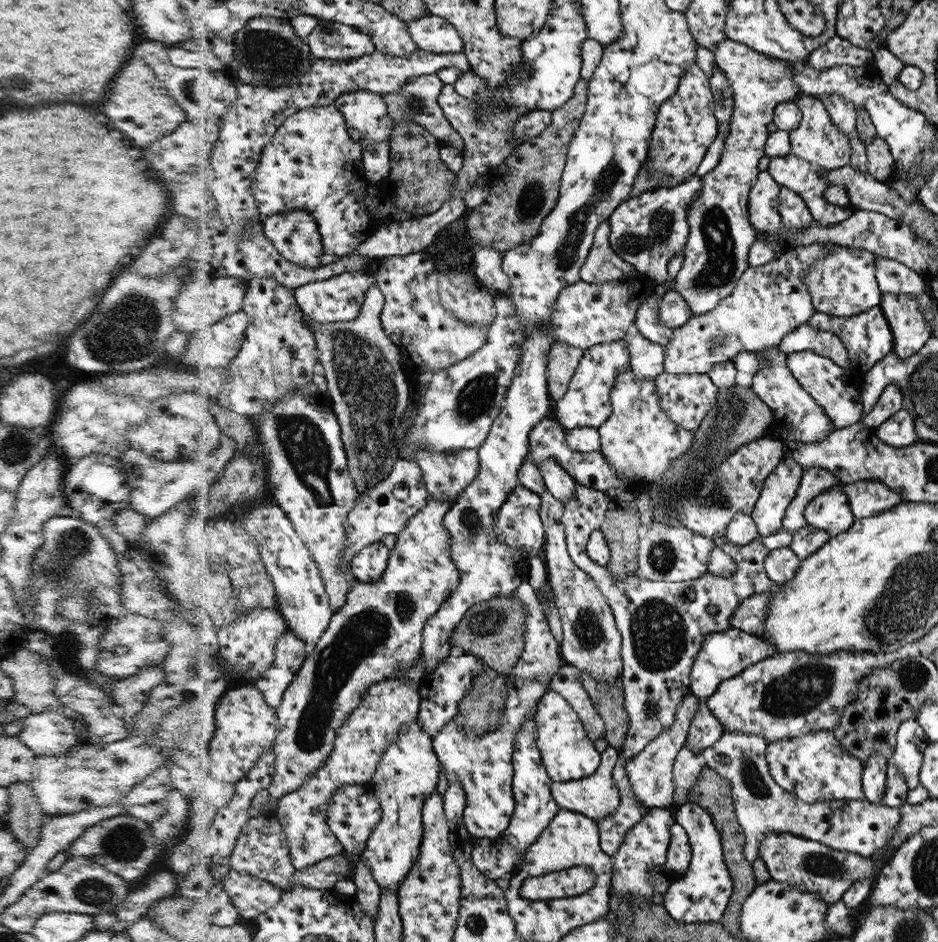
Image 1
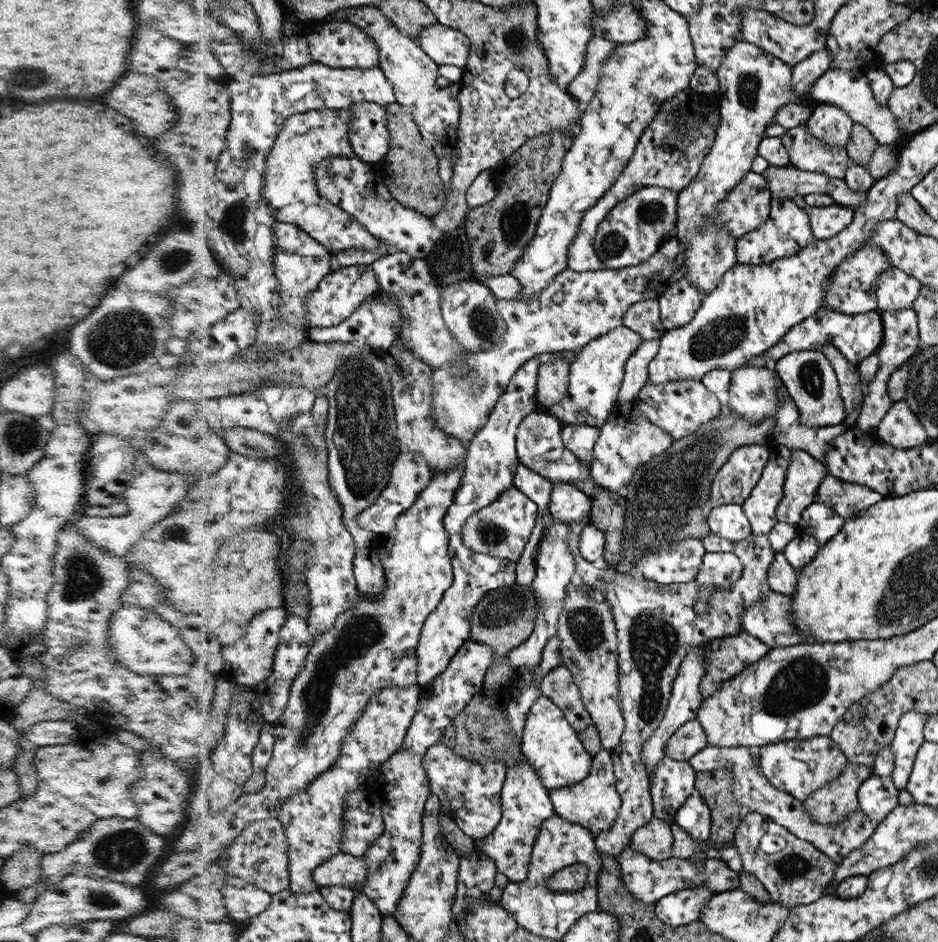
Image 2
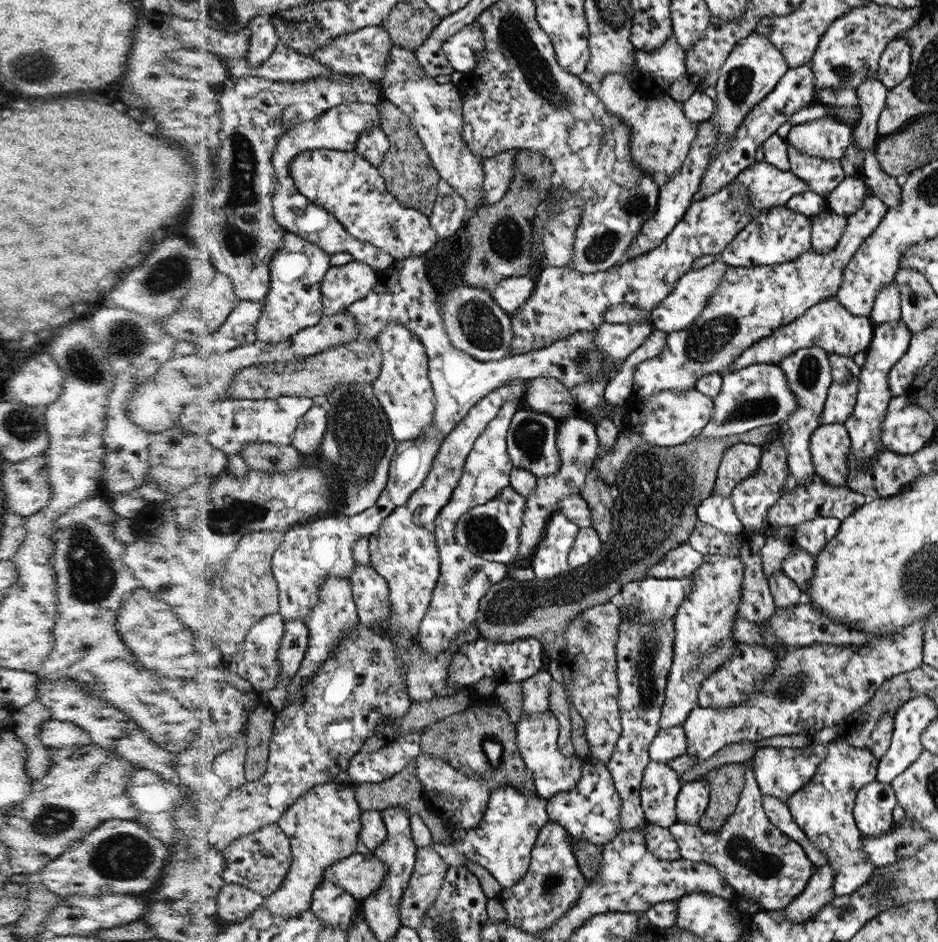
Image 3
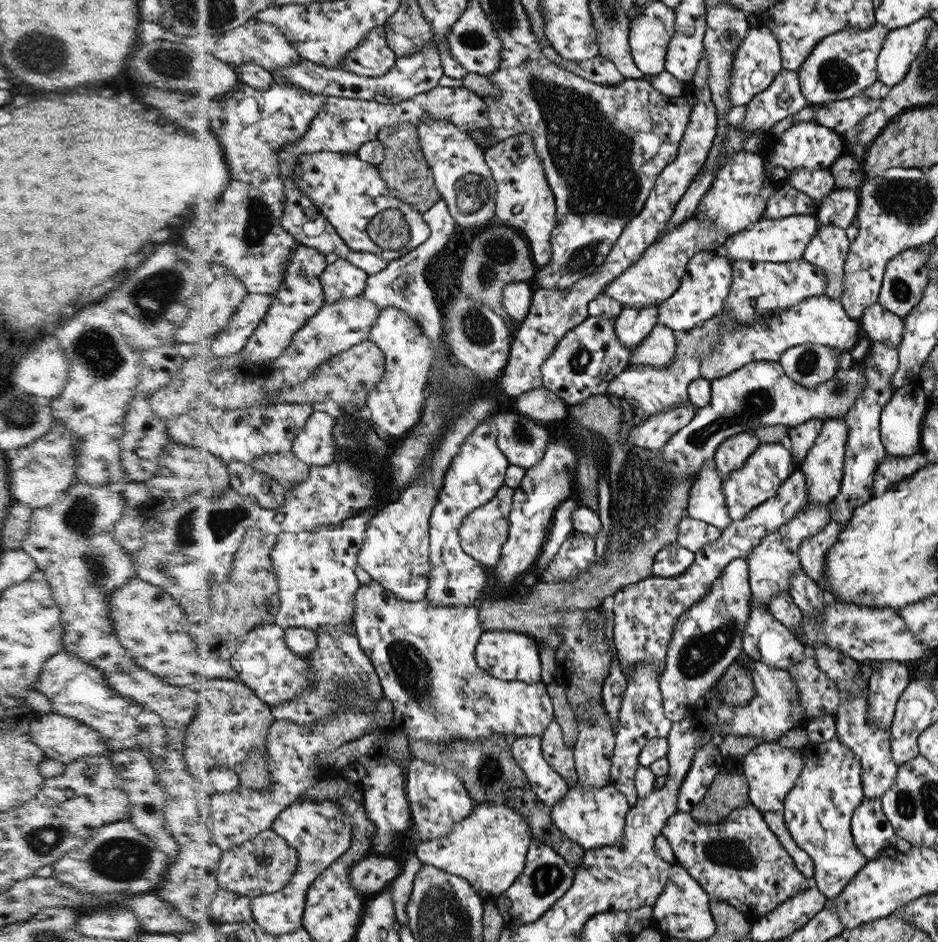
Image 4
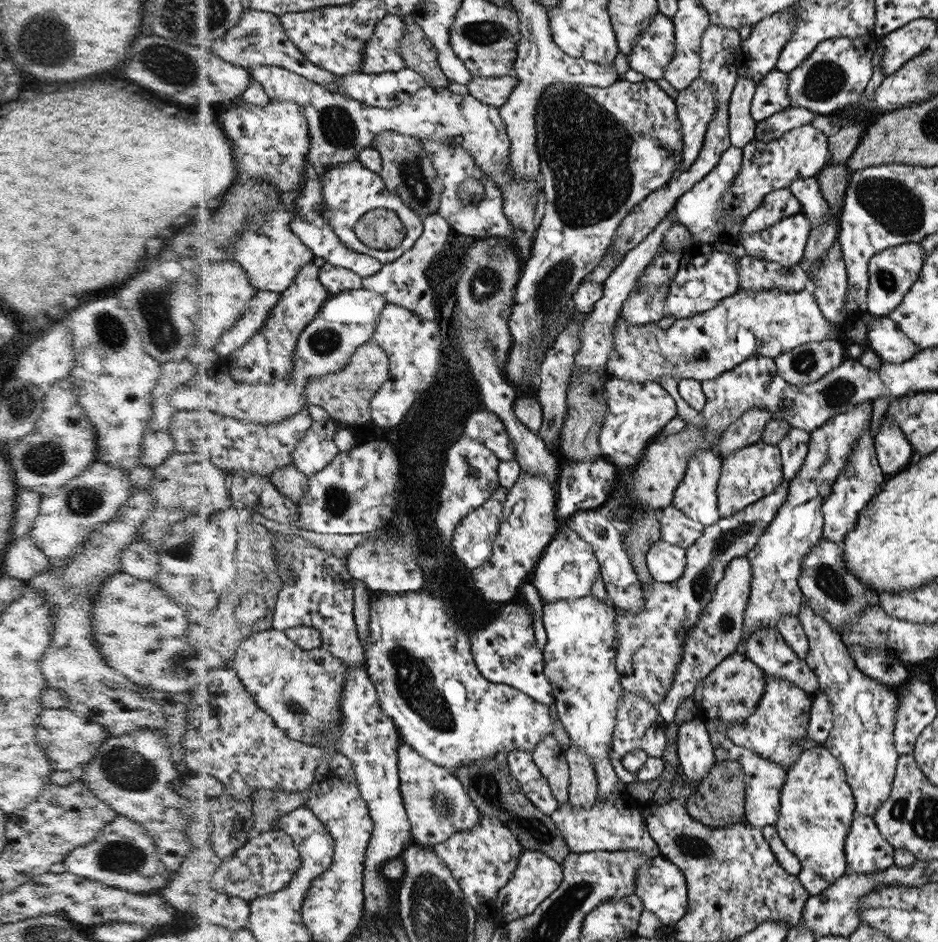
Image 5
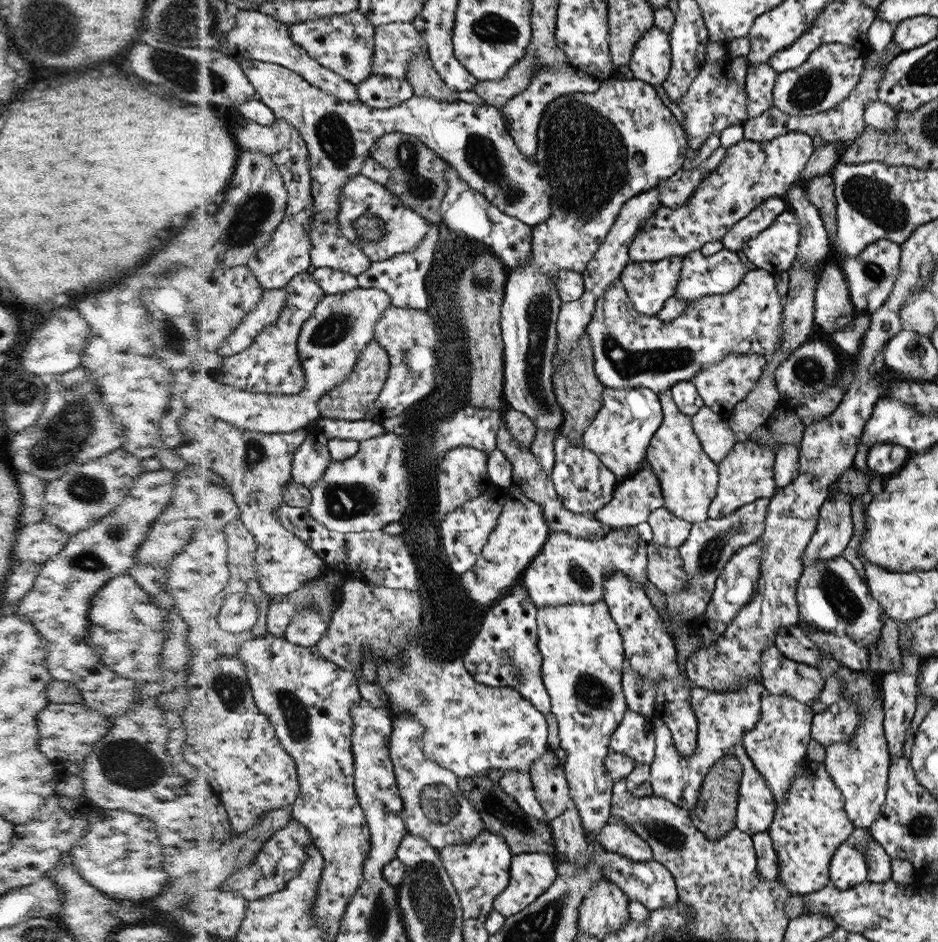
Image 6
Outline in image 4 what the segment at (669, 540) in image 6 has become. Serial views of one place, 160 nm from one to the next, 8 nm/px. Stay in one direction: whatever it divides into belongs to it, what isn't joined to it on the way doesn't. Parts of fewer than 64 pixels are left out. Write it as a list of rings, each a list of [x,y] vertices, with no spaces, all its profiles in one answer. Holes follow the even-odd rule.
[[[684,514],[678,523],[676,542],[697,553],[700,550],[708,549],[713,539],[718,539],[720,535],[721,530],[715,526],[701,520],[694,520],[688,514]]]

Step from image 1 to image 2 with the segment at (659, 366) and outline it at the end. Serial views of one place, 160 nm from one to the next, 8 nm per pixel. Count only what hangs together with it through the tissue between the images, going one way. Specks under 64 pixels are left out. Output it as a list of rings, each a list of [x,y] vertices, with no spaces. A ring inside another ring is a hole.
[[[643,340],[625,366],[625,378],[621,384],[617,402],[630,402],[649,380],[649,365],[660,351],[659,340]]]

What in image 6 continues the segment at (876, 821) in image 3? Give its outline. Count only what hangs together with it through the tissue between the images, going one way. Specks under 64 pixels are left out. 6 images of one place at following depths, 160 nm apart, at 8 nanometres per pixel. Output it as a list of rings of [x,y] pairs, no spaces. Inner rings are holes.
[[[868,828],[853,829],[849,840],[837,849],[837,854],[832,858],[830,877],[831,885],[838,889],[848,890],[864,883],[869,876],[869,863],[866,854],[859,845],[867,838],[867,846],[874,840]]]

